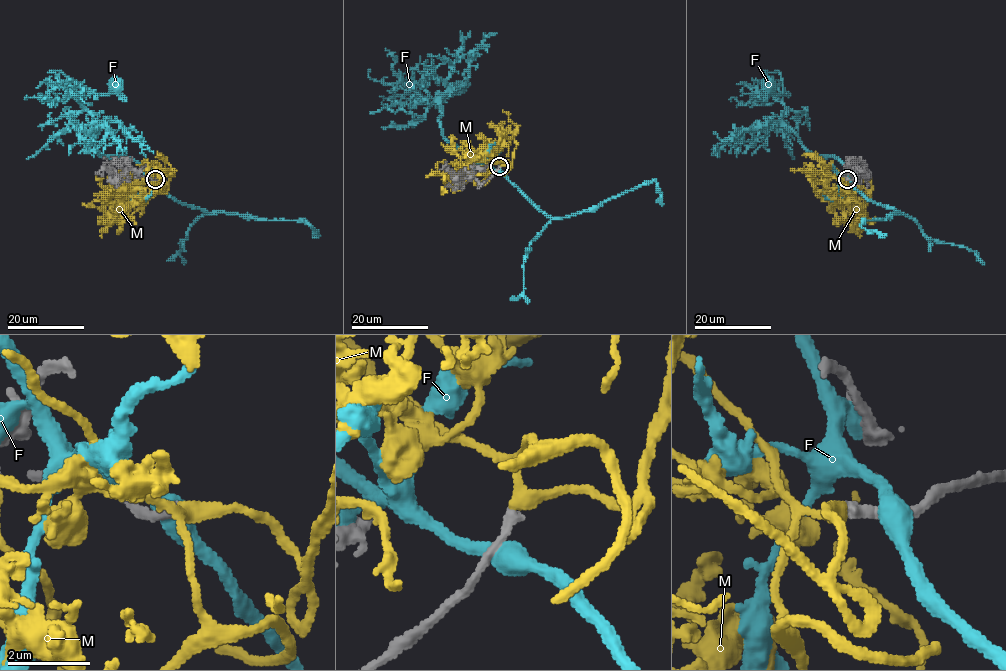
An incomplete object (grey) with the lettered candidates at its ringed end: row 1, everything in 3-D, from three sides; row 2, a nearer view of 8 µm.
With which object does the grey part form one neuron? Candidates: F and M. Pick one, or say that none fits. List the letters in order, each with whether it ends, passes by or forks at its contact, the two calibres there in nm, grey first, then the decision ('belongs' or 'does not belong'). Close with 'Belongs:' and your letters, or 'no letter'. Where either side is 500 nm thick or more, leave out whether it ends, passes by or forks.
F: it passes by; calibres 300 and 480 nm; does not belong
M: it passes by; calibres 260 and 320 nm; belongs
Belongs: M

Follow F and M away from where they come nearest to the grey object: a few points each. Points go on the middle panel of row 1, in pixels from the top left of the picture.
F: (497, 170), (445, 138), (437, 101), (427, 103), (397, 82), (392, 92), (420, 101), (439, 101), (461, 88)
M: (499, 166), (501, 160), (490, 164), (487, 173), (464, 171), (453, 187), (449, 178), (438, 173)

